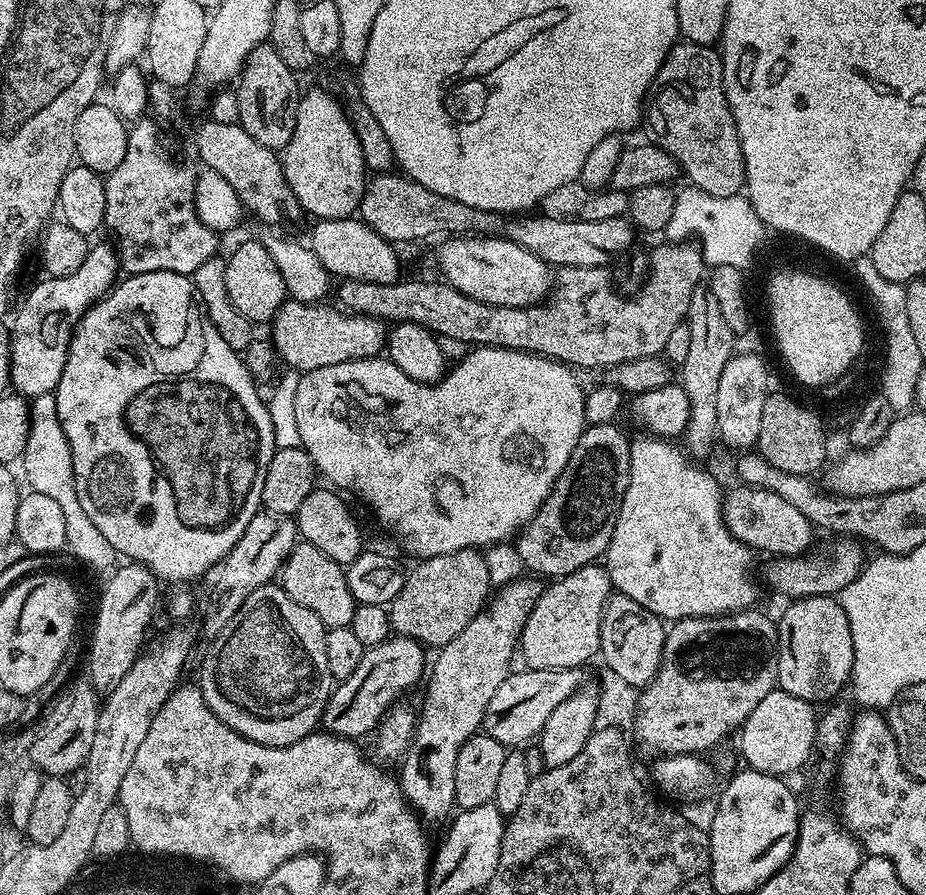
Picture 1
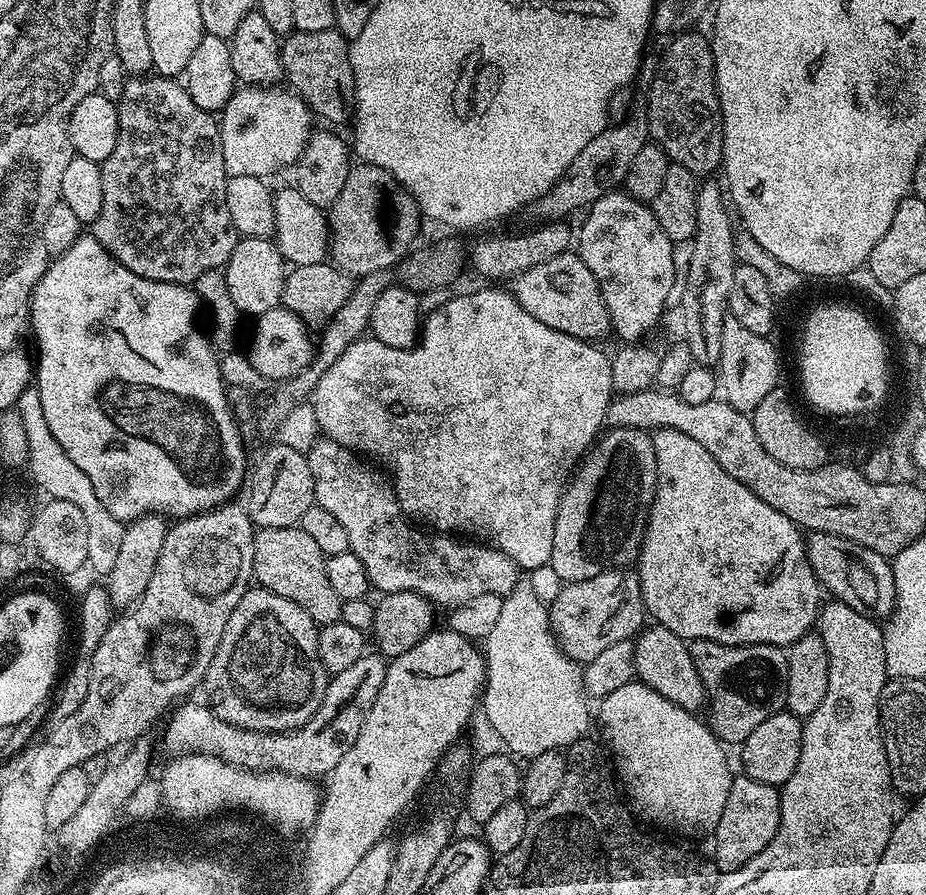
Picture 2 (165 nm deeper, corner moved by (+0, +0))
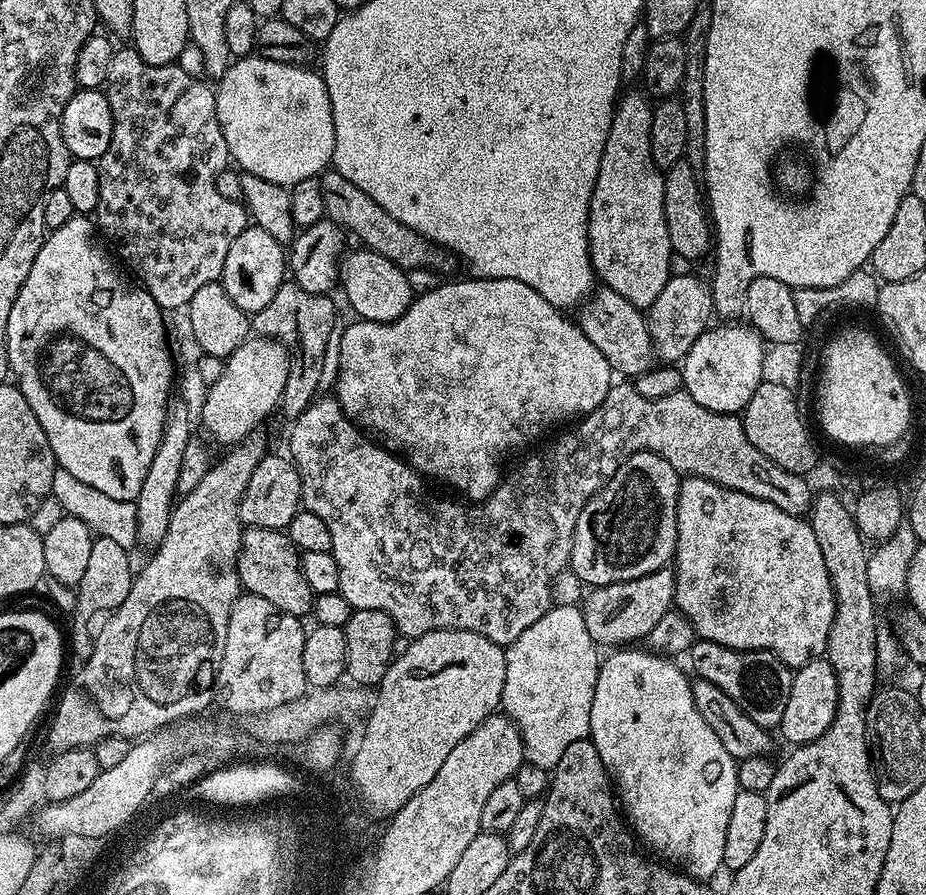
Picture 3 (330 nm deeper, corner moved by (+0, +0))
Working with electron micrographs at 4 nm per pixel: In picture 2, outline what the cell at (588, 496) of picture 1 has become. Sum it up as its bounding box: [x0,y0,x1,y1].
[550,427,655,582]

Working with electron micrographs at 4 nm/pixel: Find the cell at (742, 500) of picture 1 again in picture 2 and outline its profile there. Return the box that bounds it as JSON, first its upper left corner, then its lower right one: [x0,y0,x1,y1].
[806,532,896,622]

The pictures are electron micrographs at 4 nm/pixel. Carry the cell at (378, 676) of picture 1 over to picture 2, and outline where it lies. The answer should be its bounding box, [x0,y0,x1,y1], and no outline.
[164,654,387,778]

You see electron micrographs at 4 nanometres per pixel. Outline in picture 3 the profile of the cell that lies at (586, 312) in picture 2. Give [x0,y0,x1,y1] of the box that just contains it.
[578,286,654,378]

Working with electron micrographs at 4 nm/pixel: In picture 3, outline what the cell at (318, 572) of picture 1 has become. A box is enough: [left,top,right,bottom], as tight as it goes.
[236,528,314,617]

